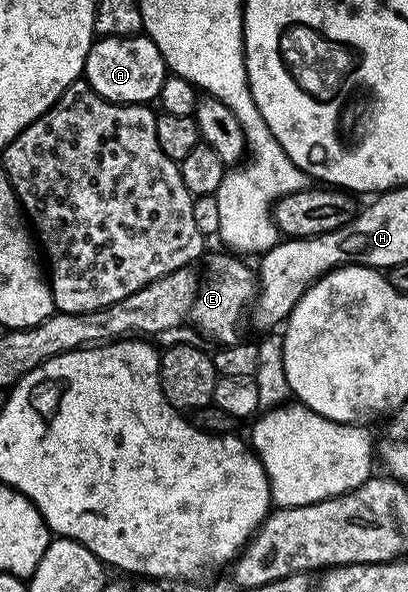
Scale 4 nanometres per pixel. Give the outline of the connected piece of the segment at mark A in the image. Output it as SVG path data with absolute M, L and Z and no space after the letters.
M144 34L135 36L102 36L94 39L91 50L87 54L85 63L84 79L89 79L88 87L102 96L104 100L110 100L116 104L149 104L156 101L161 94L161 87L165 81L167 69L165 59L155 46L155 42Z

